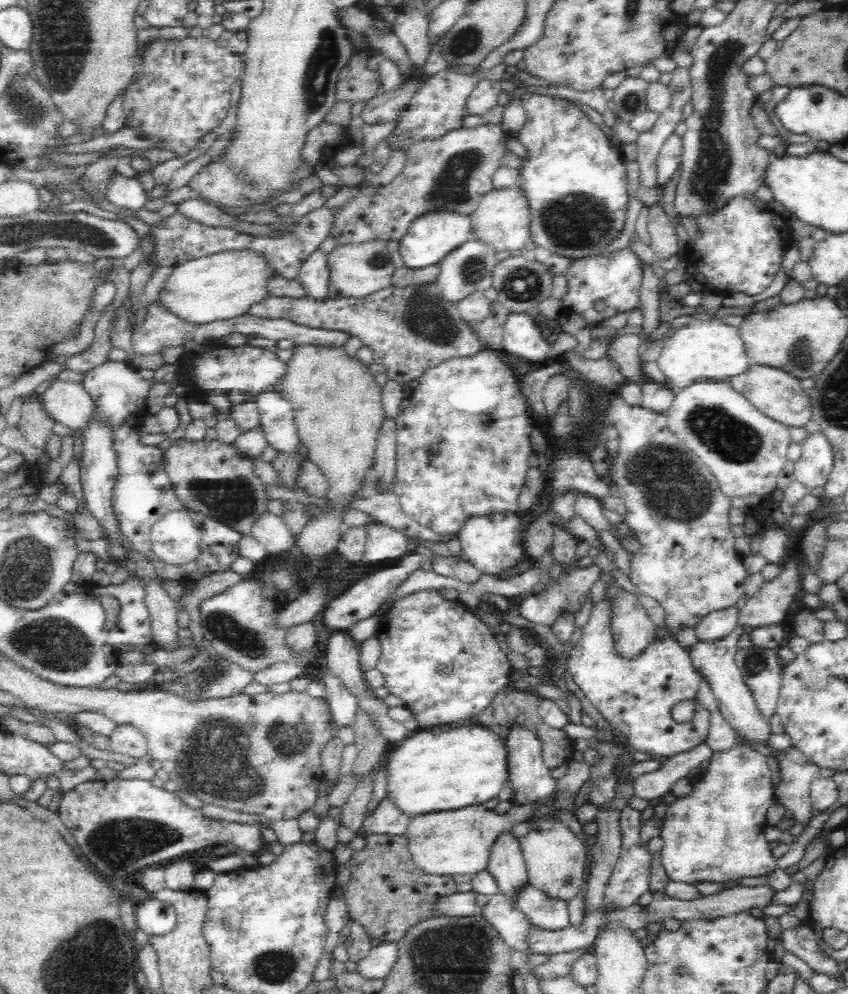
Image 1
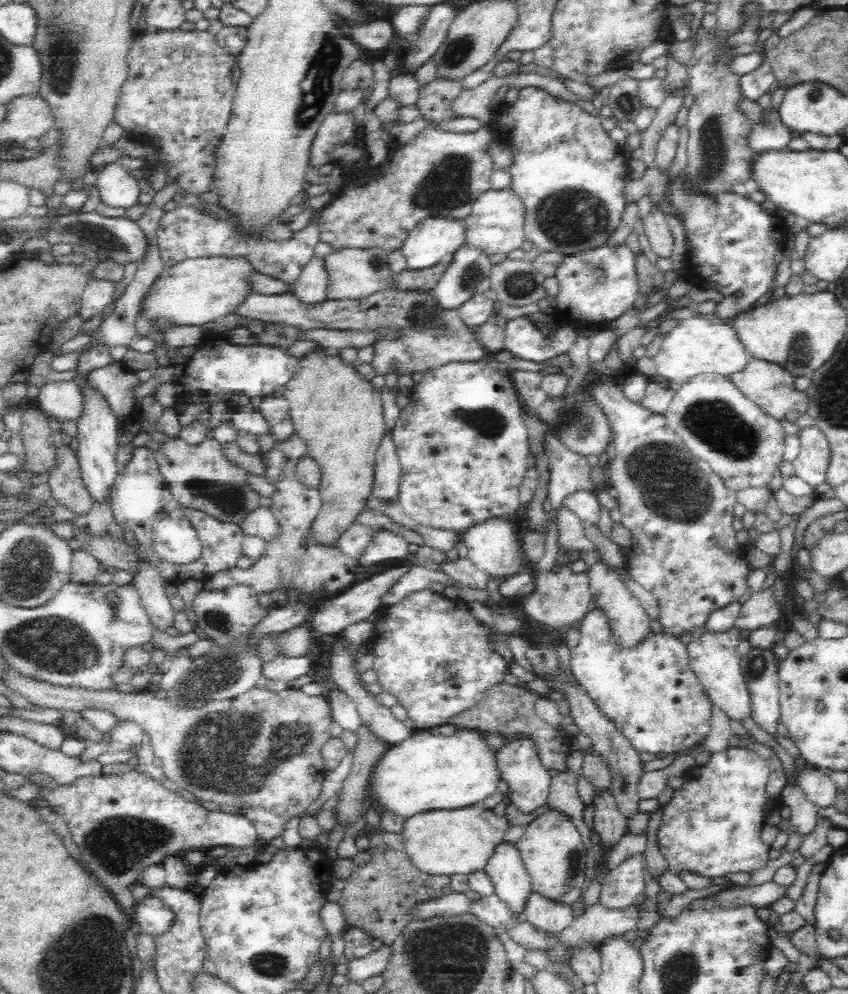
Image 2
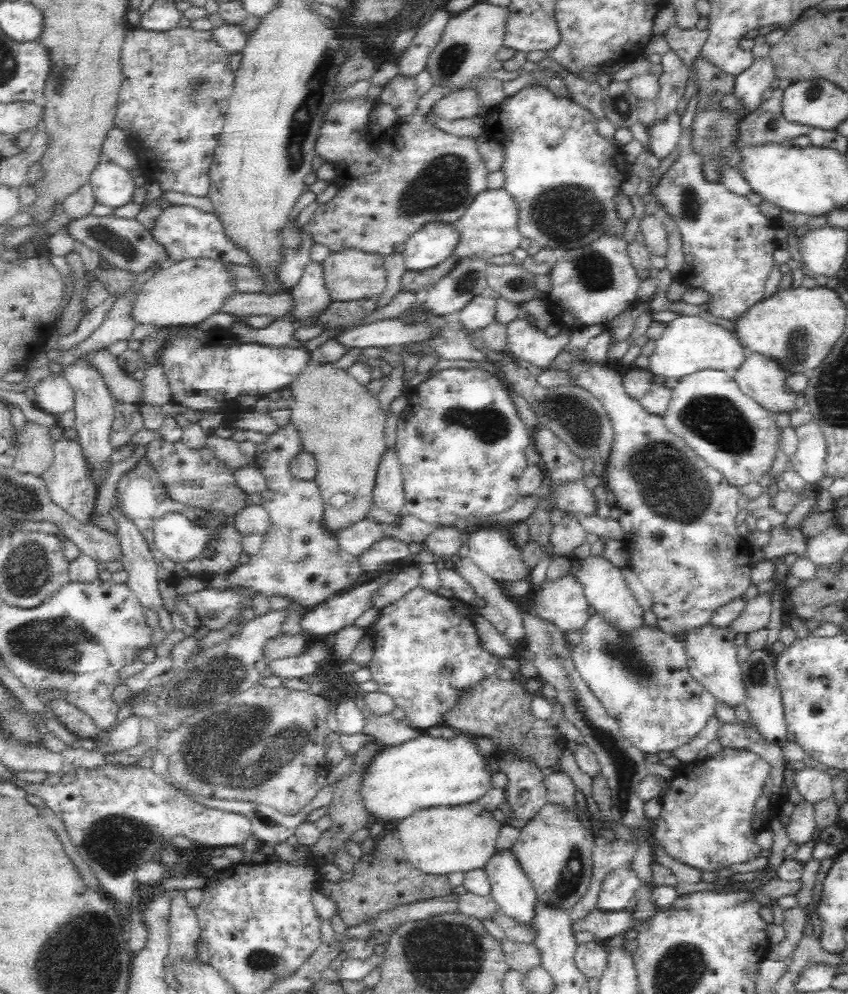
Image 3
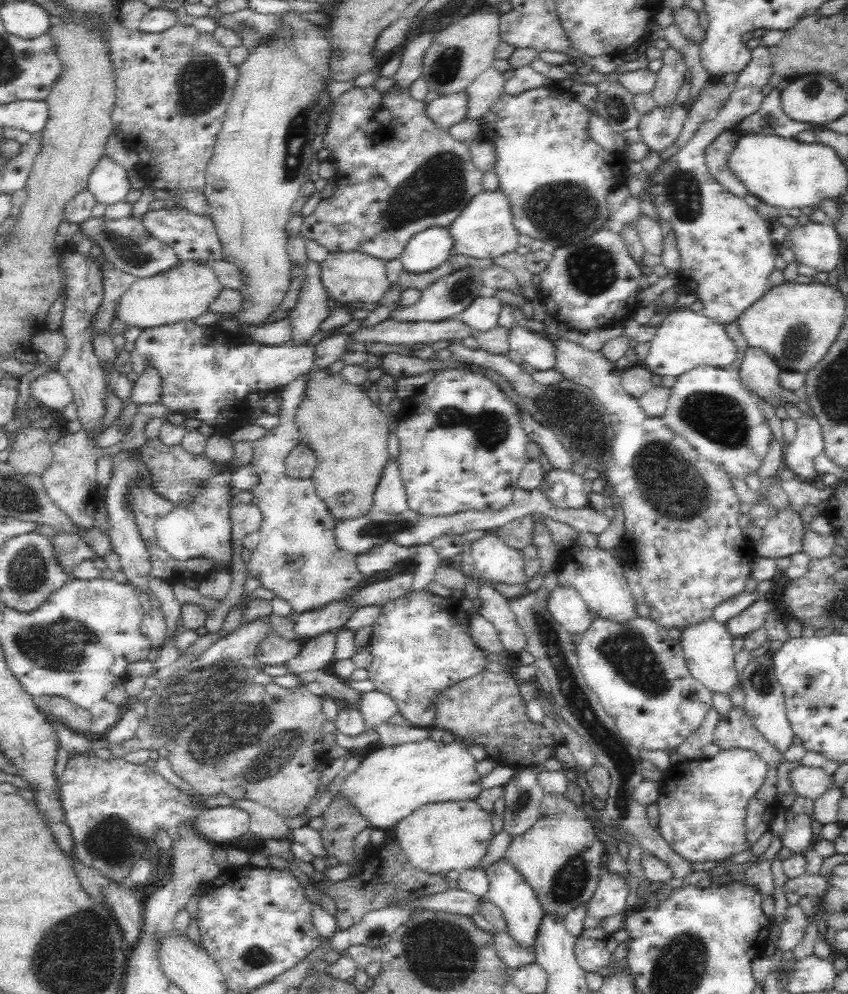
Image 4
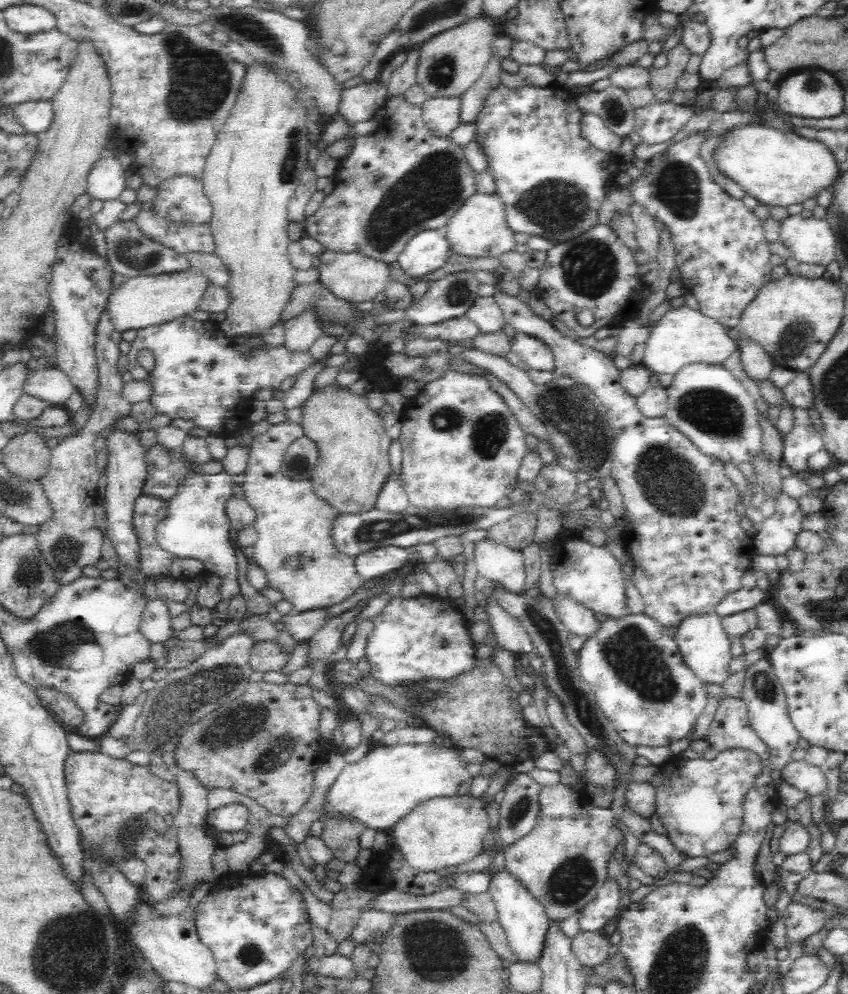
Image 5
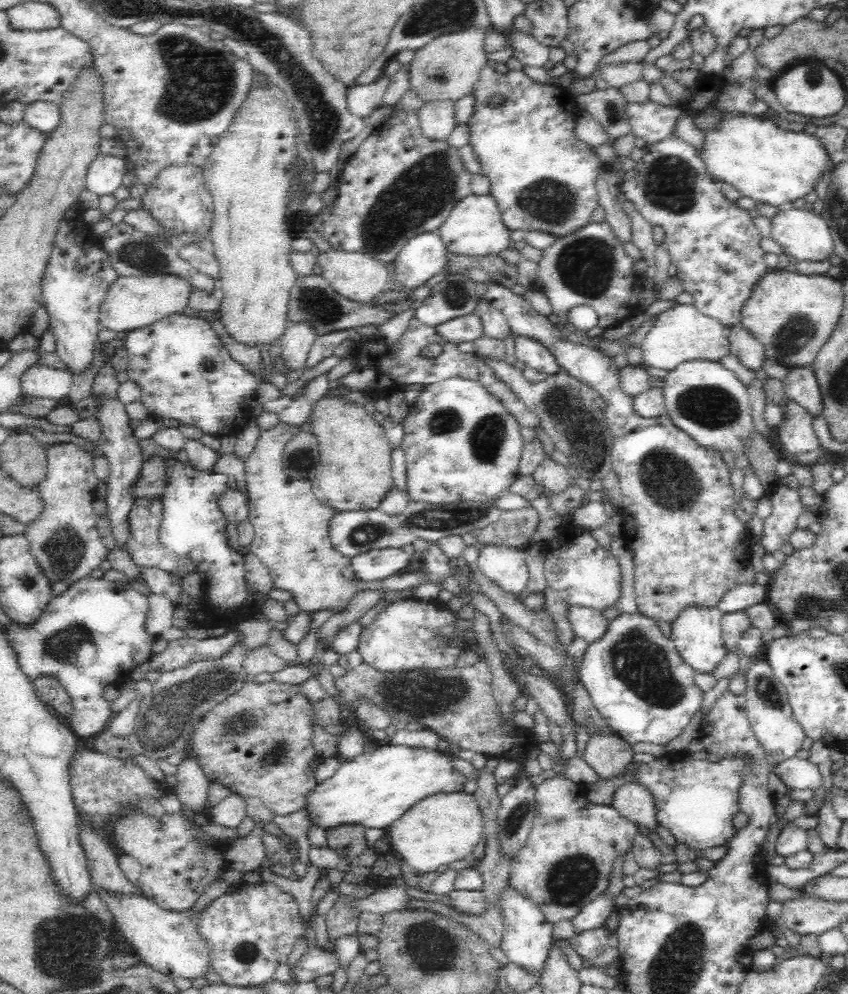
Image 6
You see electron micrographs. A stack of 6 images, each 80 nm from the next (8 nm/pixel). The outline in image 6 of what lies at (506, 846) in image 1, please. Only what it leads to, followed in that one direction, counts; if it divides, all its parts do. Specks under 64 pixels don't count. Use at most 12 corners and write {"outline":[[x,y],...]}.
{"outline":[[509,882],[496,907],[509,963],[539,977],[553,923]]}

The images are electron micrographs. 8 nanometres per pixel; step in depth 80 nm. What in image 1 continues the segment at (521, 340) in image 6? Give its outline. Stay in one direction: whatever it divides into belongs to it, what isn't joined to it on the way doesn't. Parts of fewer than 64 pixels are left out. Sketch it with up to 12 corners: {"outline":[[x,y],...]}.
{"outline":[[532,312],[510,313],[502,351],[541,365],[577,347],[564,331],[550,345]]}

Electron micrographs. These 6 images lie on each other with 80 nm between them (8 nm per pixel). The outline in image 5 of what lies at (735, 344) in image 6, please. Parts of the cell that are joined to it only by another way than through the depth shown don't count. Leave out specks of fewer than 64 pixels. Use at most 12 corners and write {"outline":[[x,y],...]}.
{"outline":[[744,336],[743,370],[757,383],[769,380],[775,363],[760,344]]}

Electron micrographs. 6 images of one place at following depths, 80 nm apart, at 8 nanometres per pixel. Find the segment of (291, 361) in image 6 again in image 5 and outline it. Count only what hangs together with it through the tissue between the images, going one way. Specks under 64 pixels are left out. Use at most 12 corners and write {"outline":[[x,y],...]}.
{"outline":[[306,308],[284,323],[285,345],[309,350],[323,334],[318,315]]}

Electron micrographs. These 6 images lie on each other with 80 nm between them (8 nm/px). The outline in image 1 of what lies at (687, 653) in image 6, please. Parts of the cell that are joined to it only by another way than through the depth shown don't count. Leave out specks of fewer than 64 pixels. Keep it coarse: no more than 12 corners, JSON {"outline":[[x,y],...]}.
{"outline":[[743,625],[697,642],[693,667],[742,745],[767,746],[769,719],[734,663]]}

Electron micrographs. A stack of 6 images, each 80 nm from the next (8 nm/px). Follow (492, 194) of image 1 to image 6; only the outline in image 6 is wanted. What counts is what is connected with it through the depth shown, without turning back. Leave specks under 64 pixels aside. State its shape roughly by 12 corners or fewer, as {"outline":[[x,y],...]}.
{"outline":[[496,199],[459,200],[438,231],[453,254],[512,248]]}

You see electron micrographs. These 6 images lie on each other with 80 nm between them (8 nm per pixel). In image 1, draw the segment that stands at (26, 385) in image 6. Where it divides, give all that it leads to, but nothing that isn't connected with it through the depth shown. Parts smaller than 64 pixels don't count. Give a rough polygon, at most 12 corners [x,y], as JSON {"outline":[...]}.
{"outline":[[57,380],[40,395],[44,410],[73,430],[95,414],[83,383]]}

